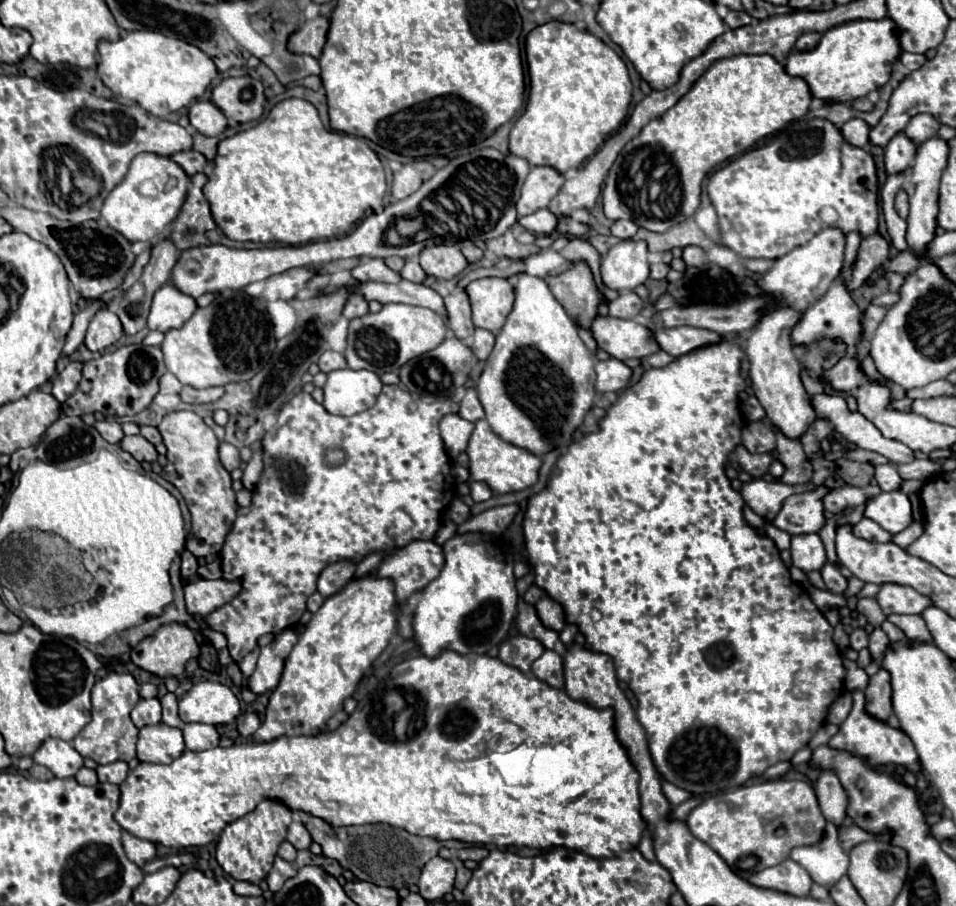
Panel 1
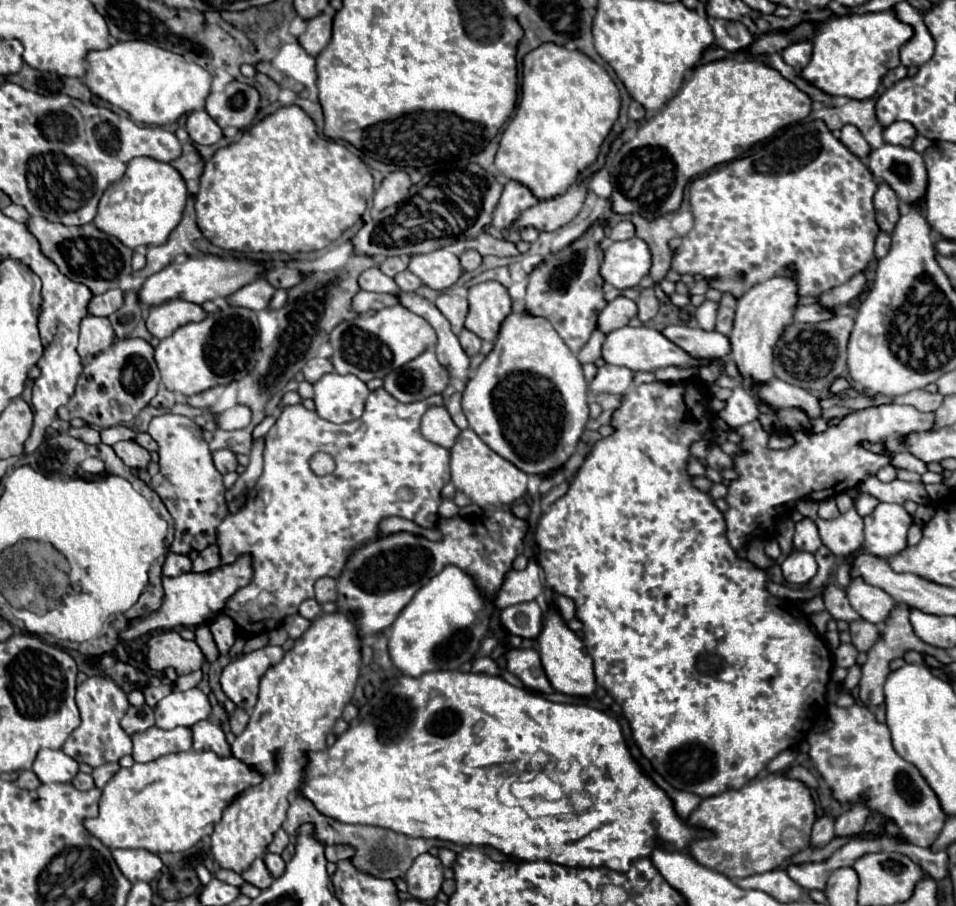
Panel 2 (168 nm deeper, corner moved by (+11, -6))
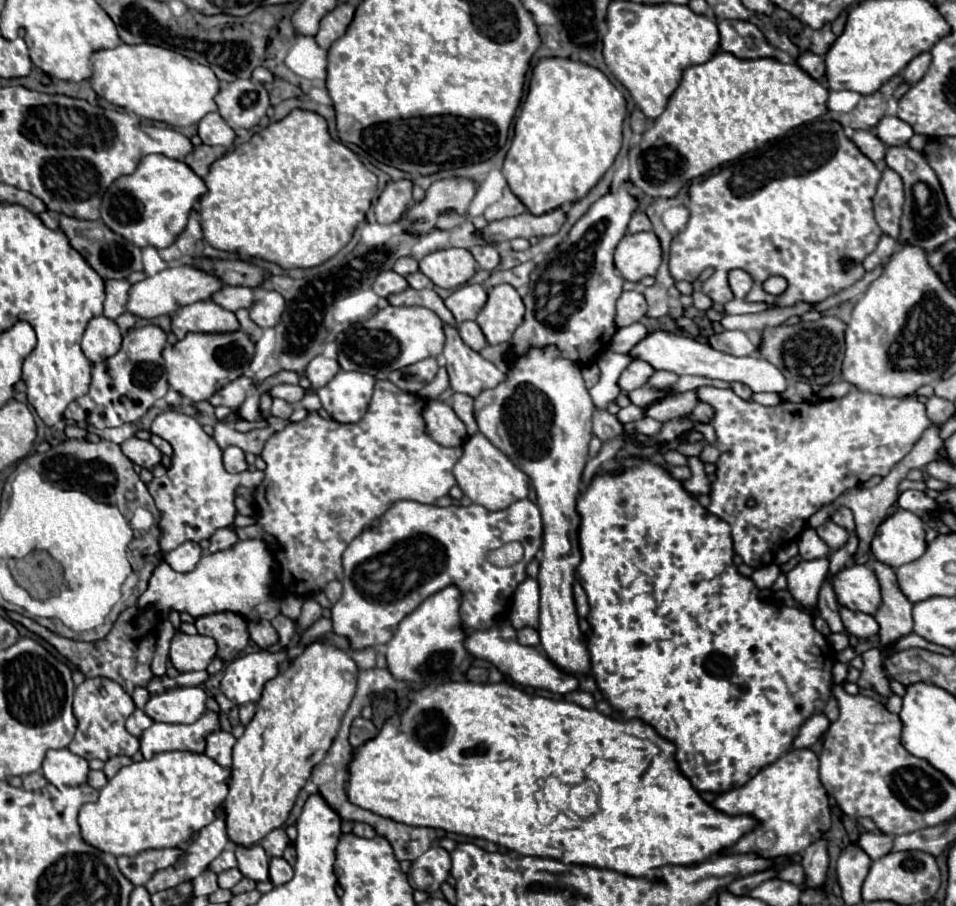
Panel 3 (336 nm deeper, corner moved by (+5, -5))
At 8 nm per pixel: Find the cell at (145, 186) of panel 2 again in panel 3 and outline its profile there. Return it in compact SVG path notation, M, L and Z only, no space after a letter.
M149 154L129 176L119 176L103 196L101 220L139 248L167 248L187 224L193 204L207 192L205 182L181 160Z

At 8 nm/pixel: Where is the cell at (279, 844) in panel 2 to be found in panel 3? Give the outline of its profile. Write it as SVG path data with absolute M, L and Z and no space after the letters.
M283 828L271 830L271 832L261 840L261 846L265 848L265 852L267 852L269 858L273 858L273 856L283 856L283 850L287 848L287 844L289 844L289 838L287 838L287 834L285 834Z

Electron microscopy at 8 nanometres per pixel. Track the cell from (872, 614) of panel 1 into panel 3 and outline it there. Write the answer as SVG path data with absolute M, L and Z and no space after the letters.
M873 648L873 650L863 652L861 656L863 656L863 670L861 670L861 676L857 680L857 686L865 688L865 690L875 690L879 696L889 698L893 692L889 686L889 676L883 668L881 650Z

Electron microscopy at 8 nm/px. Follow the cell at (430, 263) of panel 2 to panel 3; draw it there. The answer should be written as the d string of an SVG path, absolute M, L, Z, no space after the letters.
M447 248L419 260L419 270L439 288L459 288L473 278L477 262L465 248Z

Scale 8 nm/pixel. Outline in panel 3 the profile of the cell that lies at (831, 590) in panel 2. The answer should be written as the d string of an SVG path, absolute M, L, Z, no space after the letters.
M841 608L841 620L845 624L847 634L851 634L851 636L855 636L859 640L869 640L869 638L879 634L879 624L871 614Z

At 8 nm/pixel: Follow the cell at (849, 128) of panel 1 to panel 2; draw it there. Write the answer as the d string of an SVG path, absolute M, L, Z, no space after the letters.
M845 125L845 127L841 129L839 139L841 139L841 143L843 143L851 153L855 153L859 159L863 159L863 161L867 159L871 147L869 147L869 143L865 141L865 137L857 131L857 127Z

